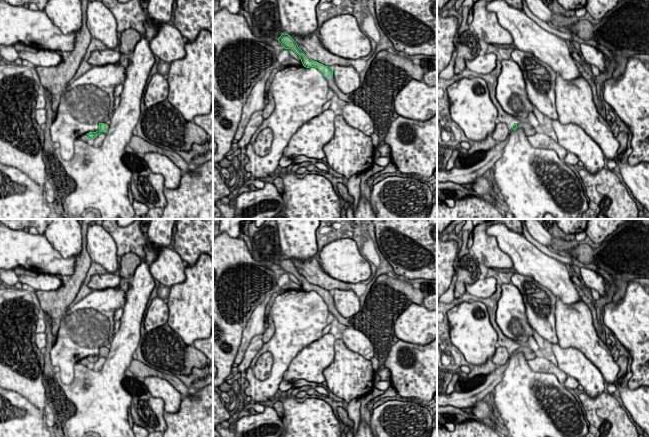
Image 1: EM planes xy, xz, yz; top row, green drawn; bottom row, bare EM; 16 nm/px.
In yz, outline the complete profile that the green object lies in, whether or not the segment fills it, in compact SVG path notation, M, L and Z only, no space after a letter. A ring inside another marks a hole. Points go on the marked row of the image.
M523 121L522 123L519 124L514 123L512 129L516 130L517 128L522 128L527 136L532 136L537 133L528 121Z

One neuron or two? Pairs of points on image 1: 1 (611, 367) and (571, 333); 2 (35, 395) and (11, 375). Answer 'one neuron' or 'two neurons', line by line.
1: one neuron
2: one neuron

